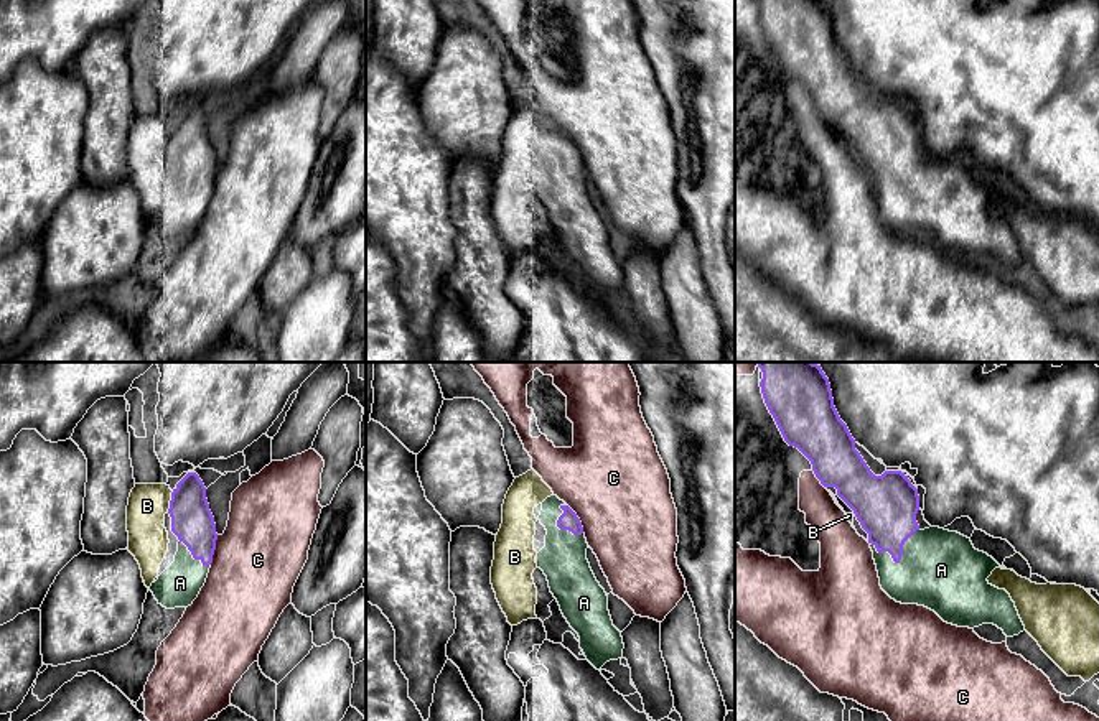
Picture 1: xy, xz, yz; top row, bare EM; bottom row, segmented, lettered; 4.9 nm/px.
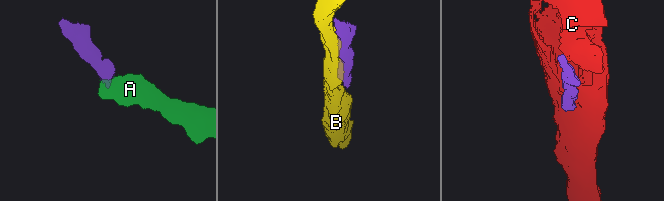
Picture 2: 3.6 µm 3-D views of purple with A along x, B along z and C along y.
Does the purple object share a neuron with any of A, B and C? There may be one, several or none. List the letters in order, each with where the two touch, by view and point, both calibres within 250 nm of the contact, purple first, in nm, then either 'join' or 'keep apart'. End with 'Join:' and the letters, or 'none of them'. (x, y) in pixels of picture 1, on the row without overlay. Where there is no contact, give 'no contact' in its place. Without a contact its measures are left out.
A: yz (898, 191) | 280/400 nm | join
B: xy (170, 132) | 200/190 nm | keep apart
C: xy (215, 180) | 200/420 nm | keep apart
Join: A

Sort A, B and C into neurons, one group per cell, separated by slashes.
A / B / C

